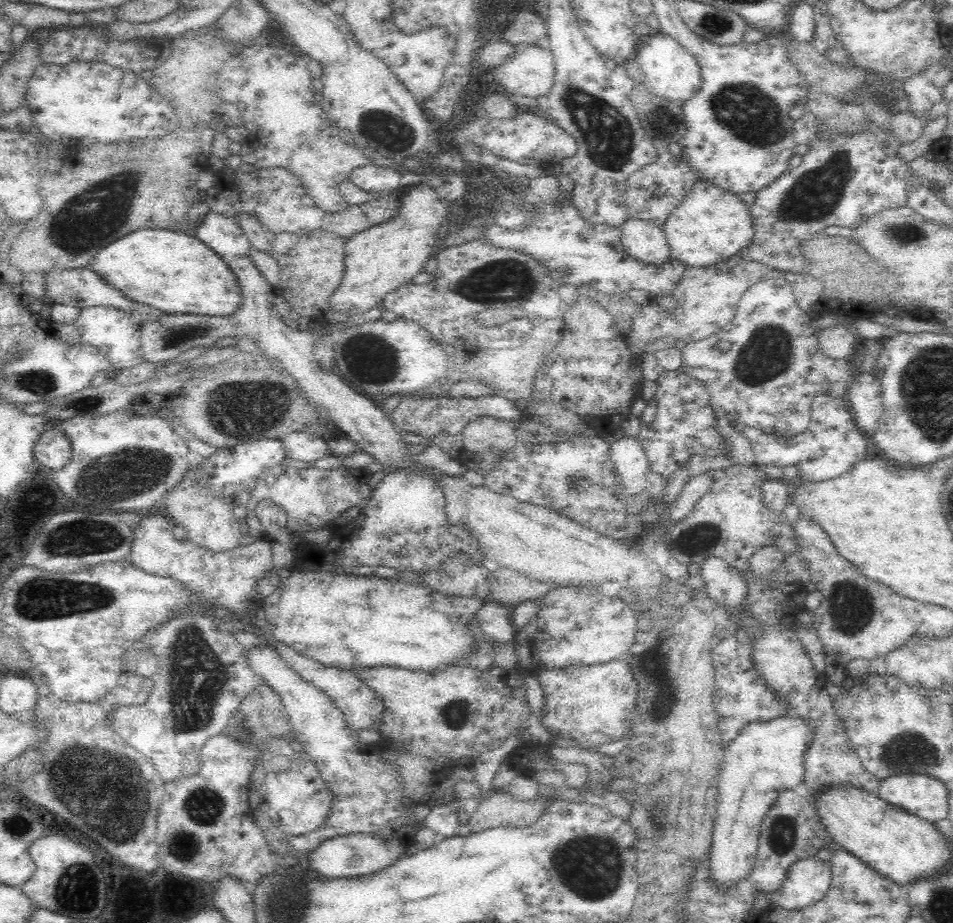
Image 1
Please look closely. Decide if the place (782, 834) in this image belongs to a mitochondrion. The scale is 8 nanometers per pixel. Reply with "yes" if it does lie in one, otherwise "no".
yes

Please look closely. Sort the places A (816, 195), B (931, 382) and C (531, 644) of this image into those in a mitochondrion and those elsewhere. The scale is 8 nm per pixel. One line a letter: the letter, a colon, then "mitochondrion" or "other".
A: mitochondrion
B: mitochondrion
C: other

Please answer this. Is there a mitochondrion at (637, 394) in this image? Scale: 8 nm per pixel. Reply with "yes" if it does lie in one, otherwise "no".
no

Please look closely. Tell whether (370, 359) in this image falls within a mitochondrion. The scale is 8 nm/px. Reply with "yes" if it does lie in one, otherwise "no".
yes

